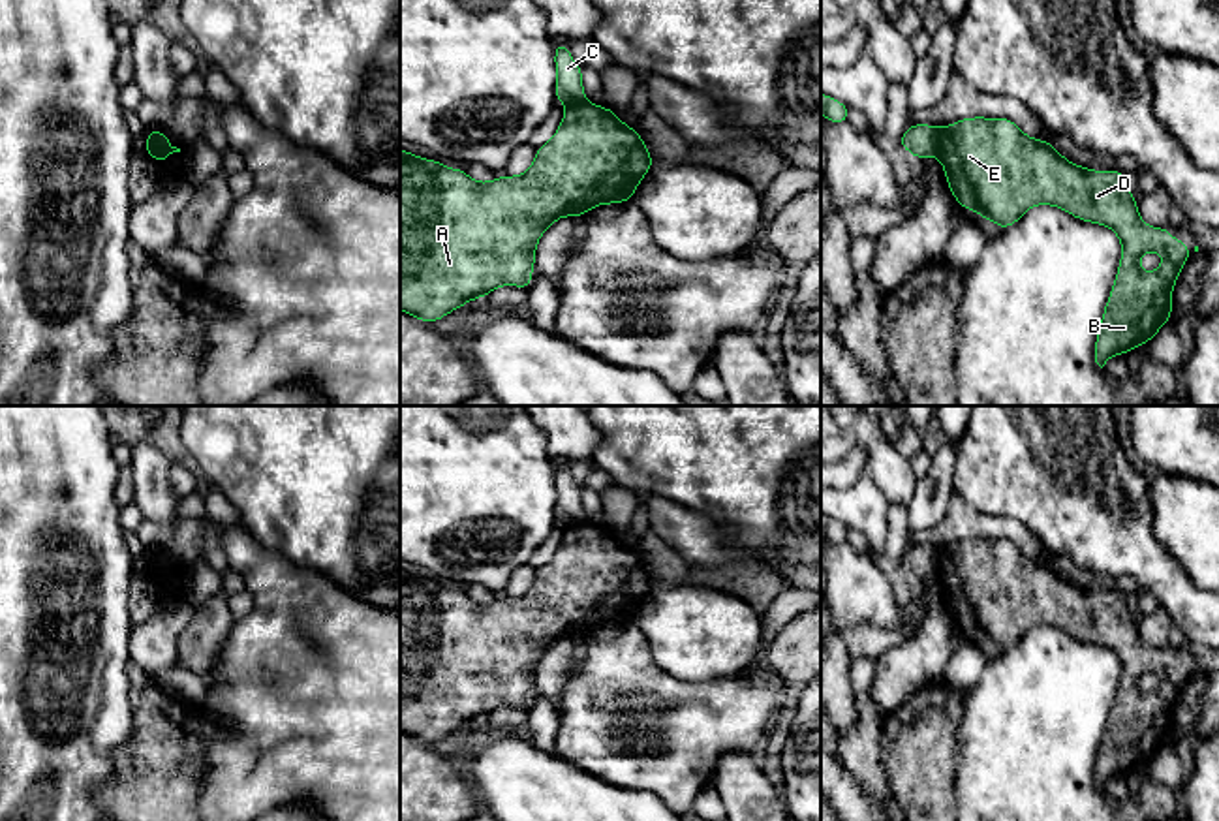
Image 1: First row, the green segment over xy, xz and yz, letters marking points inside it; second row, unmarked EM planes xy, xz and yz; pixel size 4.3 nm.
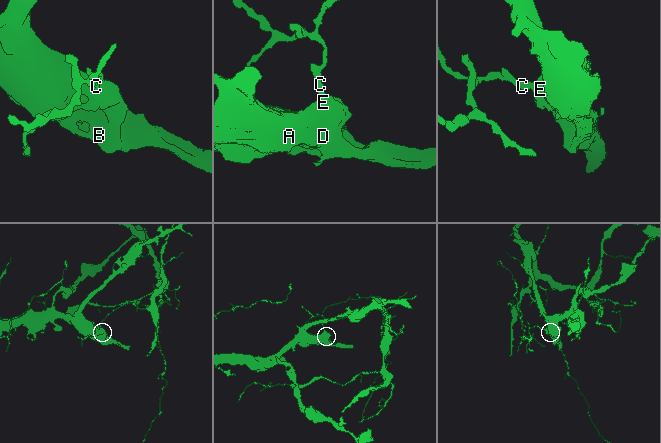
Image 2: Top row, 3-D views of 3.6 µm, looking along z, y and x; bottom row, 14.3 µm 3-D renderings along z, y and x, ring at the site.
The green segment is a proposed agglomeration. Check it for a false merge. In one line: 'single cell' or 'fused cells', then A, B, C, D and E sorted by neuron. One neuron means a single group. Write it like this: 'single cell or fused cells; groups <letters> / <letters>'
fused cells; groups A B D E / C

